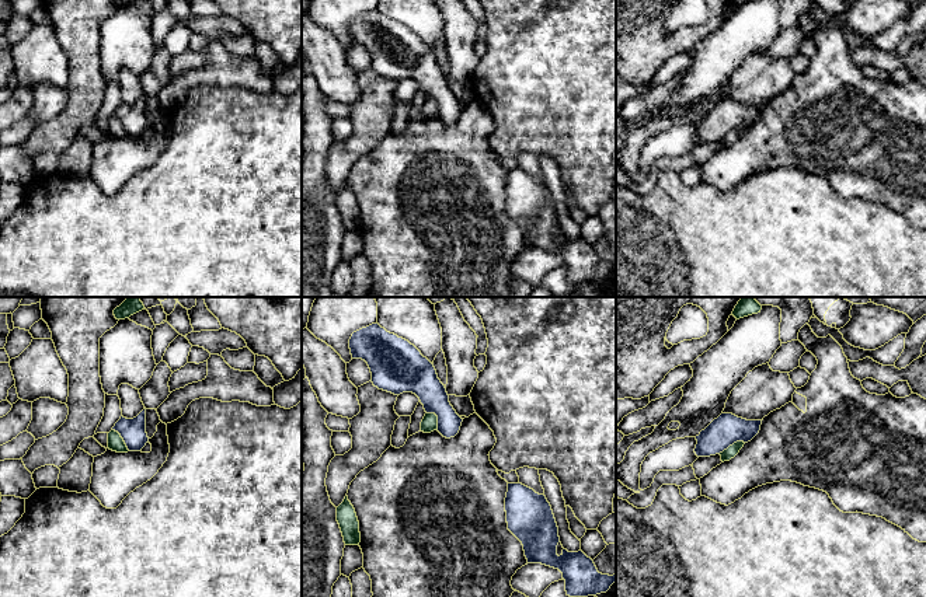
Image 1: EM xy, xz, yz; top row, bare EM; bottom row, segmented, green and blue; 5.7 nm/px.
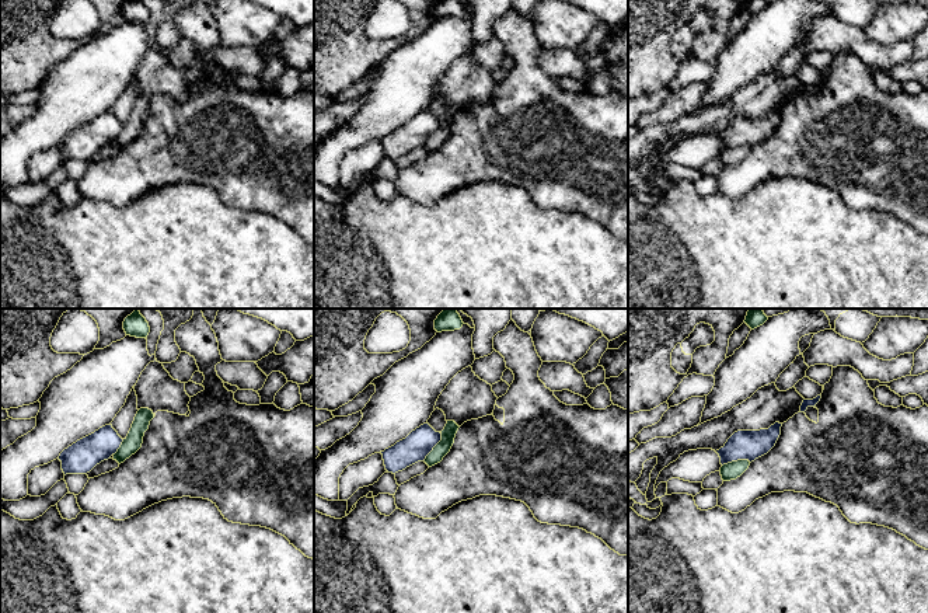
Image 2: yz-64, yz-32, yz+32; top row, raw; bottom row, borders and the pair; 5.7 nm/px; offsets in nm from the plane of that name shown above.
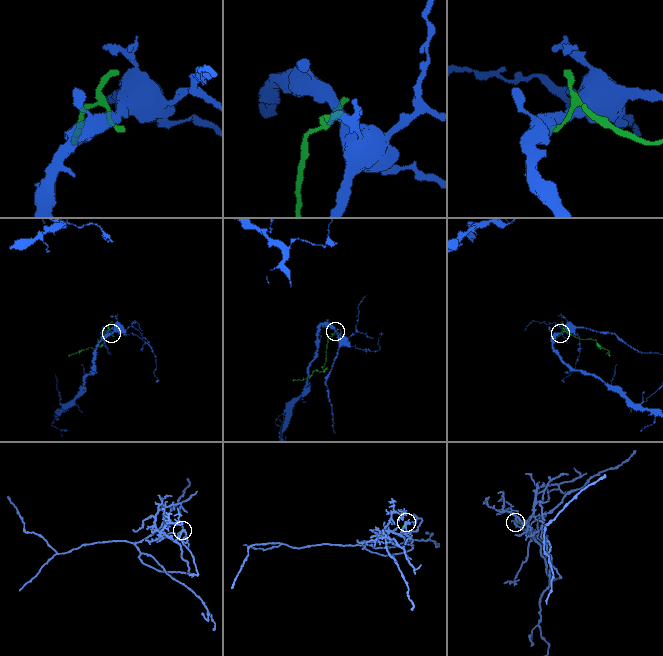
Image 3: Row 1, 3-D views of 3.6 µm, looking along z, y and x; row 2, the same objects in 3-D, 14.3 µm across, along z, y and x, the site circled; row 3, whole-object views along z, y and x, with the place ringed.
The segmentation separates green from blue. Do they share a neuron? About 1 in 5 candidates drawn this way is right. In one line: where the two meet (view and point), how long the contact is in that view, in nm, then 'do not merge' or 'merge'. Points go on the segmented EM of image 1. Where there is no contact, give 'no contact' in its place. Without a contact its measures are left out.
yz (733, 444) | 170 nm | do not merge

